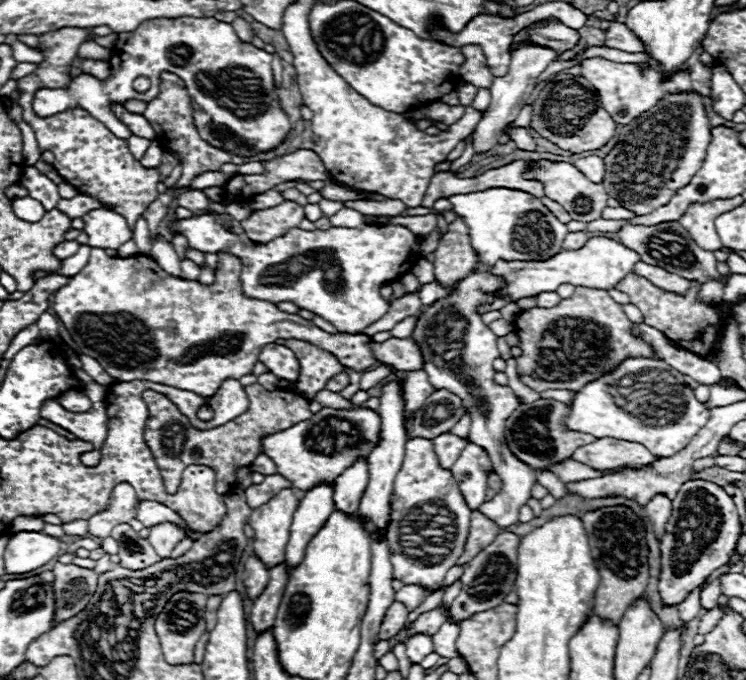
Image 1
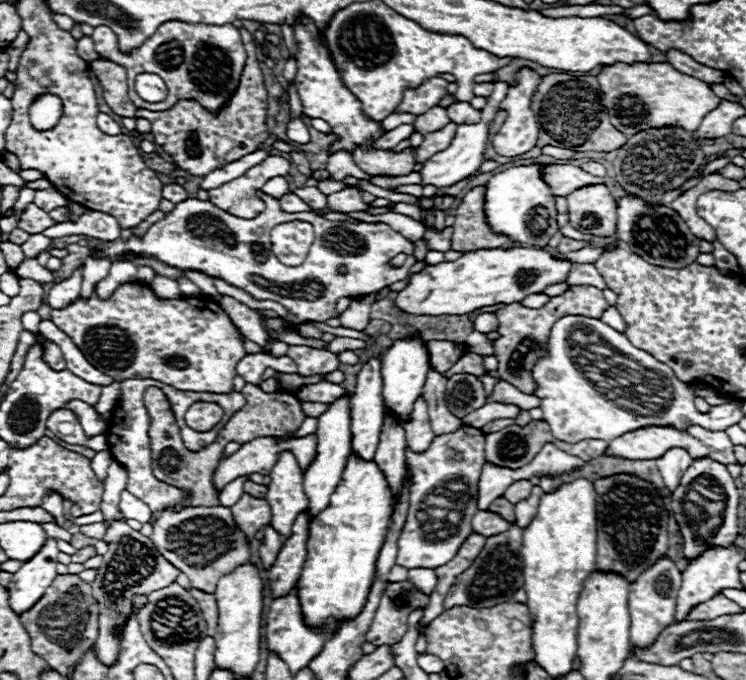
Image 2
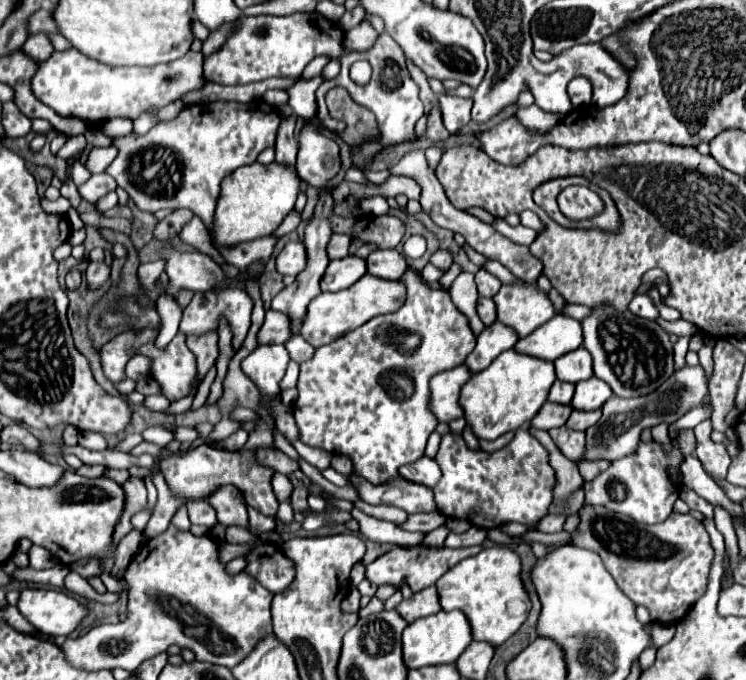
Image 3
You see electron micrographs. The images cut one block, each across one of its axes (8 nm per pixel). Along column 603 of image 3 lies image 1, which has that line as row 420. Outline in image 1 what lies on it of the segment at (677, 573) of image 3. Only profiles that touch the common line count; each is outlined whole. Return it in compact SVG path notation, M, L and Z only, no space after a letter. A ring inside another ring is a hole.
M536 400L532 404L520 404L516 412L508 418L504 440L510 448L510 452L522 460L524 464L532 468L544 468L556 462L562 462L572 456L572 452L584 444L594 442L596 438L590 434L578 434L578 432L566 432L562 426L562 418L566 416L568 406L556 400Z

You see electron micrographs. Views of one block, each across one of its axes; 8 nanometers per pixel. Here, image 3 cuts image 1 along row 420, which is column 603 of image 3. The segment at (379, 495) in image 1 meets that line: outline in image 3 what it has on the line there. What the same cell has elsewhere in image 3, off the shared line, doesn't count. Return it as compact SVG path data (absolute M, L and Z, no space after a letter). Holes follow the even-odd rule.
M592 376L590 380L584 380L584 382L576 384L572 406L582 408L582 410L596 410L596 408L602 408L602 404L610 396L612 396L612 388L606 382Z

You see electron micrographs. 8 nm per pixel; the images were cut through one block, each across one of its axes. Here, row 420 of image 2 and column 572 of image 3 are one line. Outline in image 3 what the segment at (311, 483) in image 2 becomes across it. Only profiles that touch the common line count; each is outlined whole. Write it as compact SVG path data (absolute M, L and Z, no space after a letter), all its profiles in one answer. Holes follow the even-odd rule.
M556 314L546 324L536 328L530 336L520 338L514 346L520 354L536 356L554 362L582 344L582 326L578 320Z

